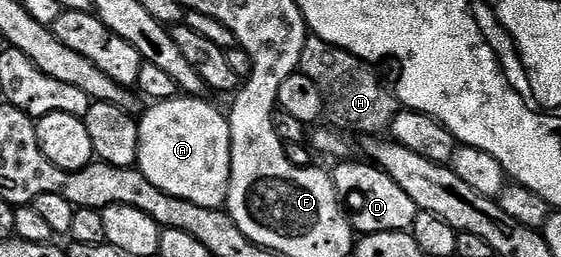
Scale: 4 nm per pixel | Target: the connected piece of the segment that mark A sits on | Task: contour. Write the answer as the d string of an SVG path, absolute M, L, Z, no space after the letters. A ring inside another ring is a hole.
M179 95L170 101L151 104L138 121L138 163L136 168L152 183L173 197L200 207L222 209L230 190L230 122L227 114L198 95Z

